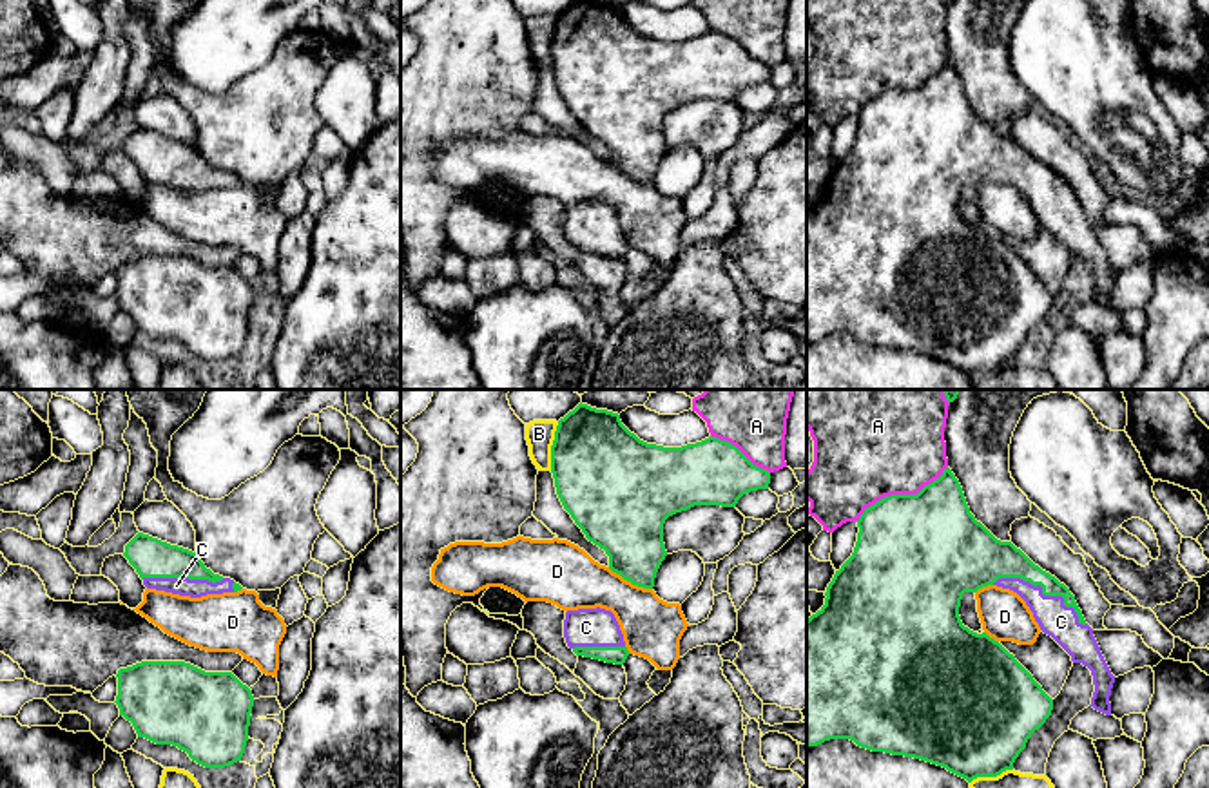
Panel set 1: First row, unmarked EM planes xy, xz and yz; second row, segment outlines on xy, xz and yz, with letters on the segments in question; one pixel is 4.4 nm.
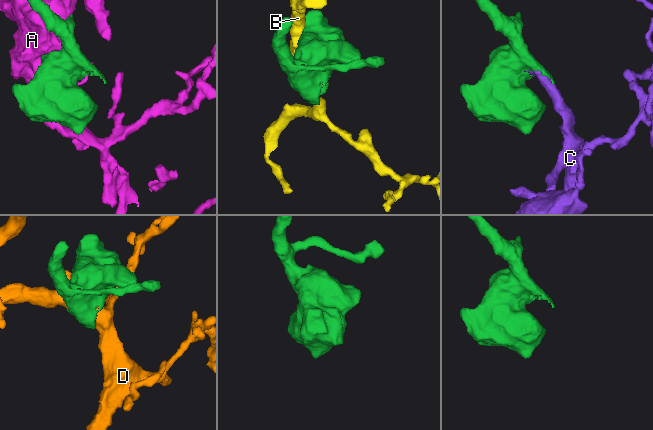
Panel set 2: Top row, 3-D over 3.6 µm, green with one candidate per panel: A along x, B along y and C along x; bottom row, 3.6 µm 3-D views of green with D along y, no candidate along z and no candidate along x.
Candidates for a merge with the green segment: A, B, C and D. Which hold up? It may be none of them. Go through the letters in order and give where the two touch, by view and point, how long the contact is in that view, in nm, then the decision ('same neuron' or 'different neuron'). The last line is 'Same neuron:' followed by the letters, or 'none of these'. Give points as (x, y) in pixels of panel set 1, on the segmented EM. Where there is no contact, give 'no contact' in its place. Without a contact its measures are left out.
A: yz (901, 495) | 480 nm | different neuron
B: xz (551, 446) | 220 nm | different neuron
C: yz (1043, 593) | 460 nm | same neuron
D: xz (629, 580) | 220 nm | different neuron
Same neuron: C

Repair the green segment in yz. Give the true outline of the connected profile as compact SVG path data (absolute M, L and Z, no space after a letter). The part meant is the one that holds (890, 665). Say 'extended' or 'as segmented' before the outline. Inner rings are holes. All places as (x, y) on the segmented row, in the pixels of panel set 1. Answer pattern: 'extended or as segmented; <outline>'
extended; M950 467L917 495L890 495L866 507L857 527L852 556L828 583L825 605L807 620L807 746L850 739L872 752L943 766L968 783L1013 770L1031 734L1051 716L1053 699L999 641L962 625L959 616L962 594L988 585L1017 592L1040 630L1051 636L1073 663L1091 670L1095 692L1089 706L1111 716L1109 696L1115 676L1075 596L1011 542L997 540L975 520Z

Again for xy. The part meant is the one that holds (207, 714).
as segmented; M141 661L120 668L116 677L114 703L138 737L178 746L205 768L241 761L254 696L232 672L205 672L185 661Z

